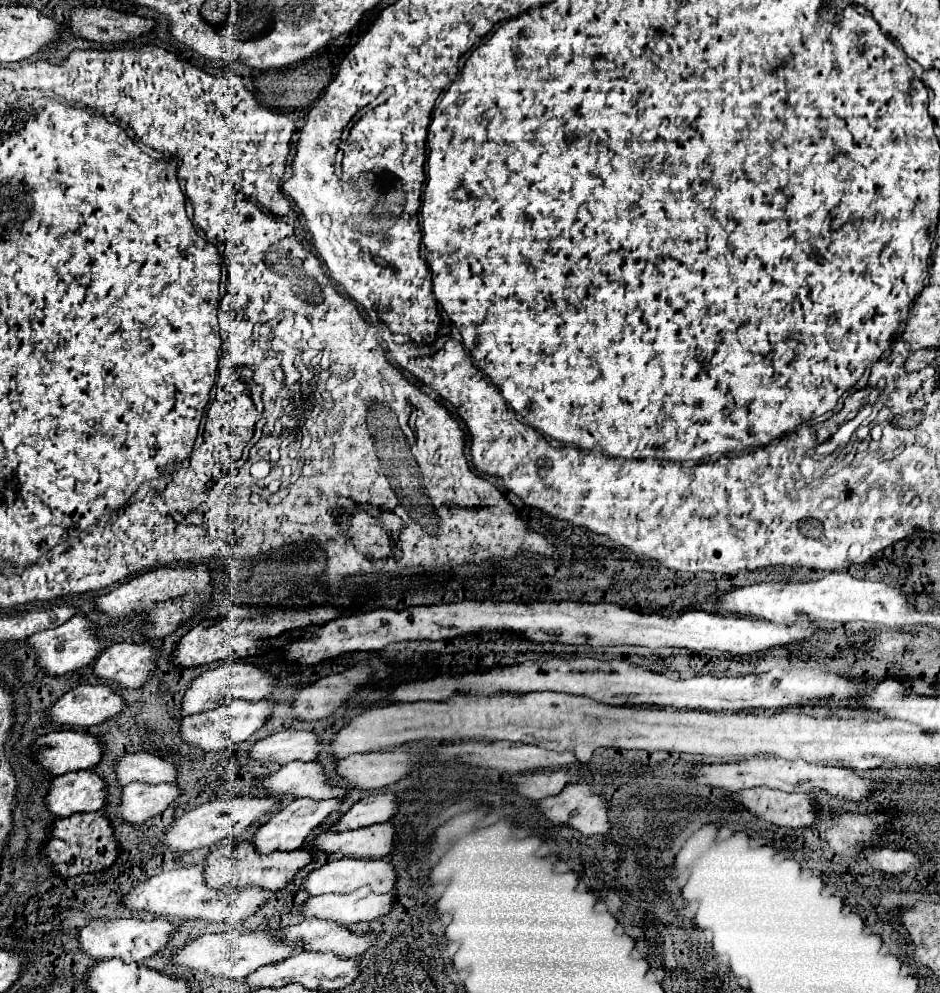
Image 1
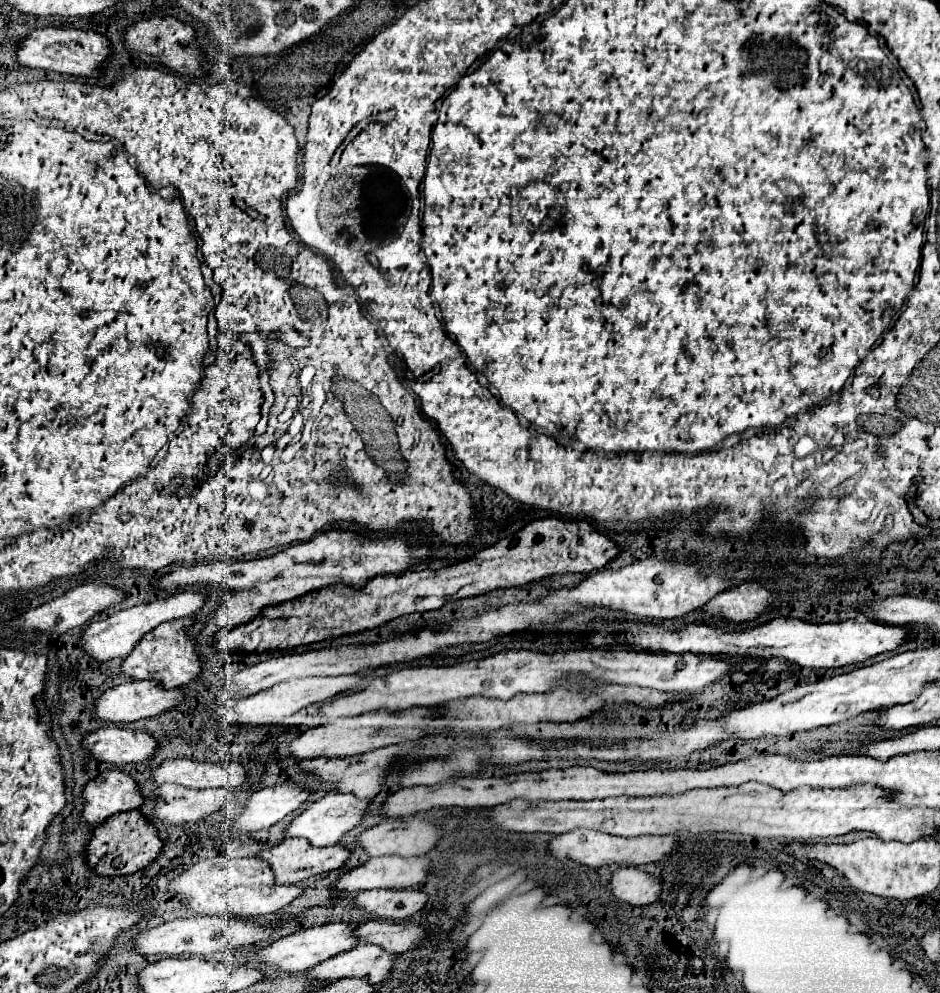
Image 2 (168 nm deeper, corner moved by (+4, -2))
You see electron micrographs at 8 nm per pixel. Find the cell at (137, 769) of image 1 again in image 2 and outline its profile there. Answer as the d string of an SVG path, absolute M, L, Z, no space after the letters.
M165 759L157 769L151 771L151 781L157 785L177 783L193 789L205 787L237 789L245 783L245 779L247 775L241 765L215 765L189 759Z

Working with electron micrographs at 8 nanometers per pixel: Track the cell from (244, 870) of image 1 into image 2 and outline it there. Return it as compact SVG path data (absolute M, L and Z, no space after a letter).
M283 839L281 843L267 847L263 851L257 853L257 859L267 861L269 867L273 869L273 875L277 875L277 883L279 885L291 885L291 883L299 883L311 875L319 875L325 871L333 871L343 867L343 863L347 861L349 851L341 845L333 845L333 847L311 847L305 839Z

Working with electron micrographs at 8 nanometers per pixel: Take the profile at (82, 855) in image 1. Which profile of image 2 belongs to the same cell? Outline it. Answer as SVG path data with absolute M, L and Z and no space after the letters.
M139 811L117 813L93 827L85 861L97 875L129 875L147 867L161 851L163 841Z

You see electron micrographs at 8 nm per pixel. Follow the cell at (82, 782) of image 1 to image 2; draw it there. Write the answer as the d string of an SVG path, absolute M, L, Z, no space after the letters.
M117 769L99 773L83 787L83 821L97 825L109 815L141 807L143 799L131 775Z

